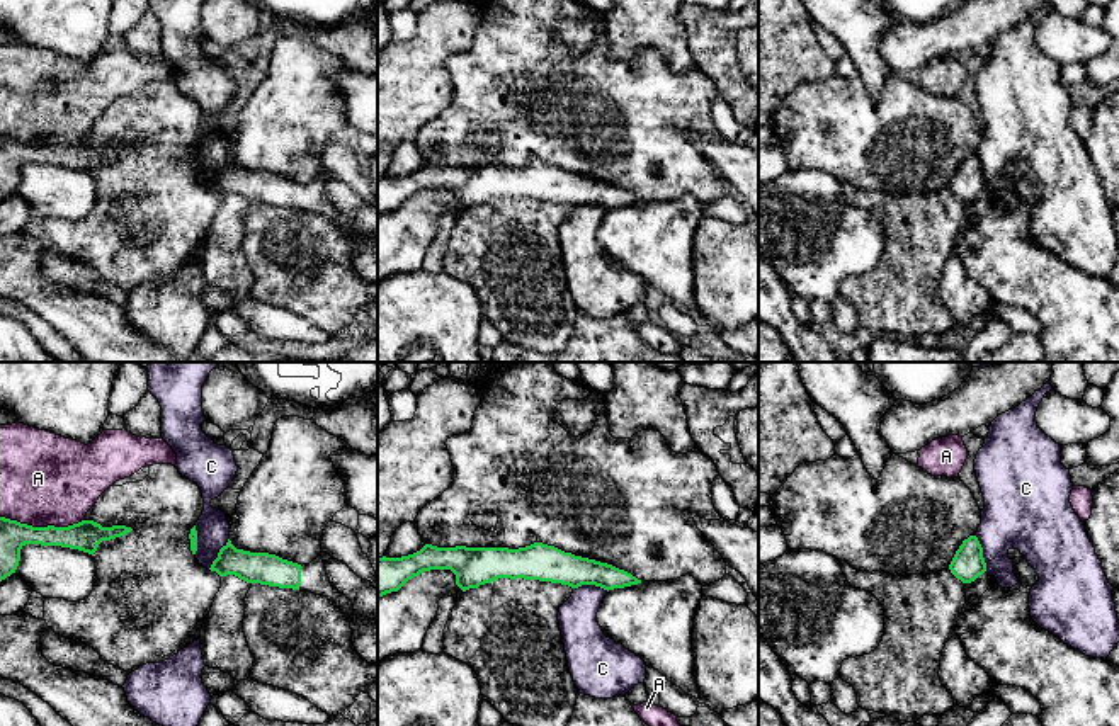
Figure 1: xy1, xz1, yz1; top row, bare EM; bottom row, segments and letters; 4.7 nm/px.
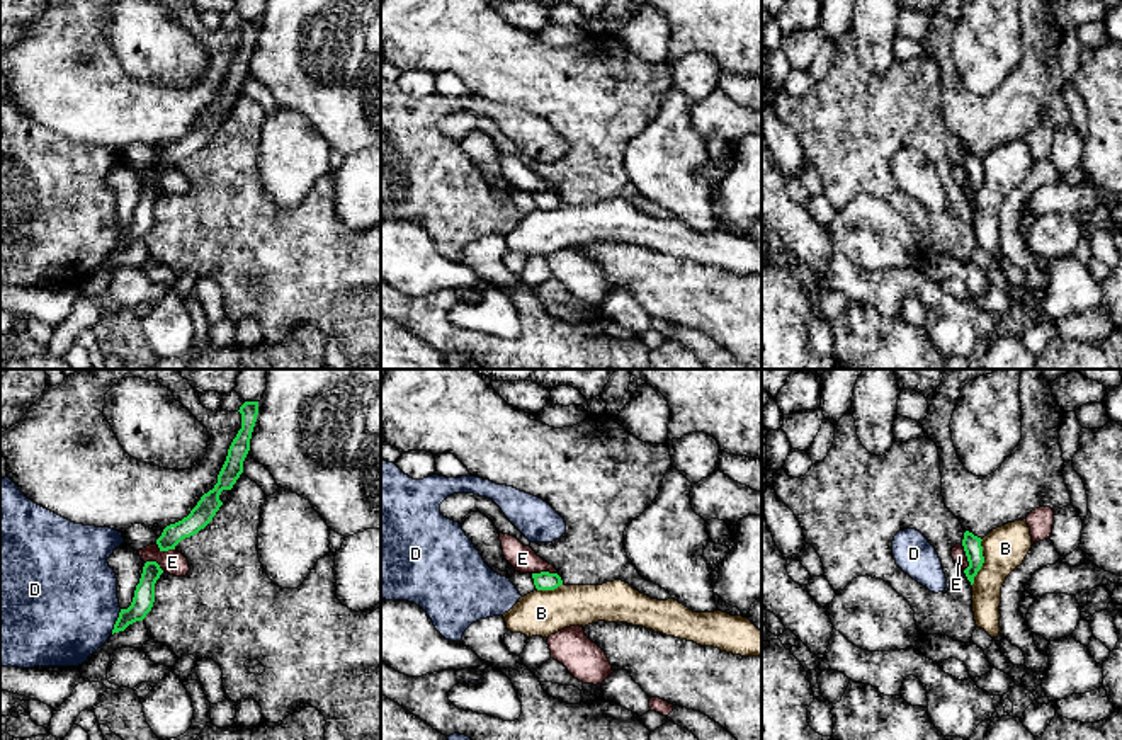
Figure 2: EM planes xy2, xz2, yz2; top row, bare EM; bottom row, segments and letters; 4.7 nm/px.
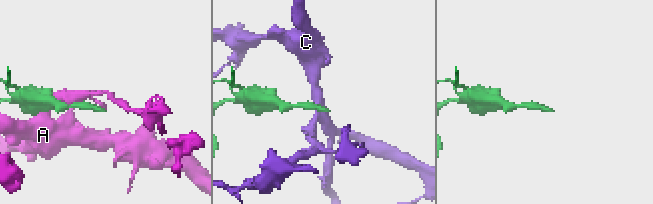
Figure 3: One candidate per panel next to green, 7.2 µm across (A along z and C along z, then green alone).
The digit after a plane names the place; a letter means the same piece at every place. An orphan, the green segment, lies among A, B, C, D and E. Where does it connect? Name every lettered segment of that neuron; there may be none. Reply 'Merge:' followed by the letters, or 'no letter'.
Merge: no letter

